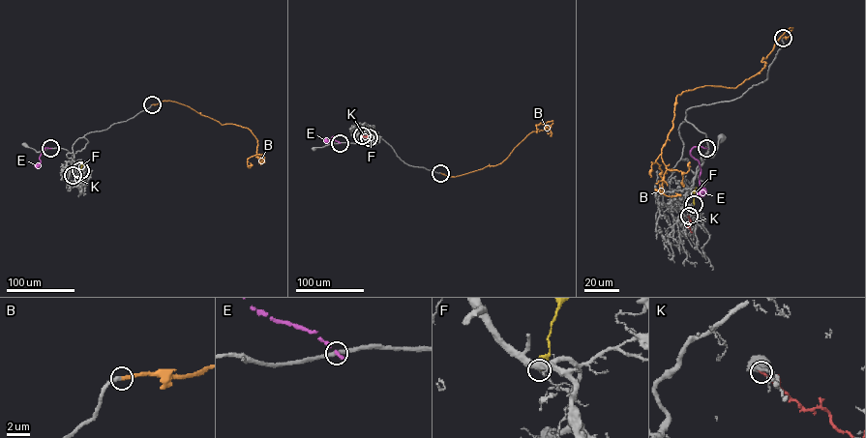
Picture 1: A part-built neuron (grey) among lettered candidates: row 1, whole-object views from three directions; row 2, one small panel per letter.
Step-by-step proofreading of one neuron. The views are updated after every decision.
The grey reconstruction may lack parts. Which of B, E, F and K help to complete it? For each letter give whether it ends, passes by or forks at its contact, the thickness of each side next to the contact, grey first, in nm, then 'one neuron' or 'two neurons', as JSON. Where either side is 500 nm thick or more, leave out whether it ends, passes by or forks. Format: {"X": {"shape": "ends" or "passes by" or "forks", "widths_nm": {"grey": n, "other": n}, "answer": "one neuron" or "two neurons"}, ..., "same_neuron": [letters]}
{"B": {"shape": "ends", "widths_nm": {"grey": 200, "other": 200}, "answer": "one neuron"}, "E": {"shape": "ends", "widths_nm": {"grey": 300, "other": 200}, "answer": "two neurons"}, "F": {"shape": "ends", "widths_nm": {"grey": 130, "other": 480}, "answer": "two neurons"}, "K": {"shape": "ends", "widths_nm": {"grey": 340, "other": 160}, "answer": "two neurons"}, "same_neuron": ["B"]}

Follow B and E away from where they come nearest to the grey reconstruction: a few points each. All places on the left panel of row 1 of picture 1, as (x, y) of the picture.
B: (152, 104), (175, 102), (222, 125), (248, 128), (257, 143), (256, 154), (247, 160), (249, 166)
E: (50, 148), (44, 148), (39, 158), (40, 162), (35, 166)

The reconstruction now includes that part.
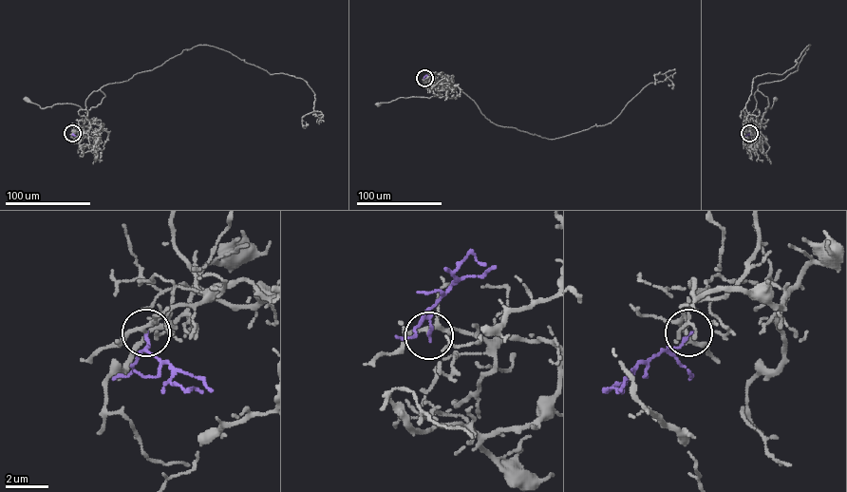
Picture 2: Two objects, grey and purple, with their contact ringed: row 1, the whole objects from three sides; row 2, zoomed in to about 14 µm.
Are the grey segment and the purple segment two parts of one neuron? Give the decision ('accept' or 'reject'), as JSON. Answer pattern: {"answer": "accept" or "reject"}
{"answer": "reject"}

